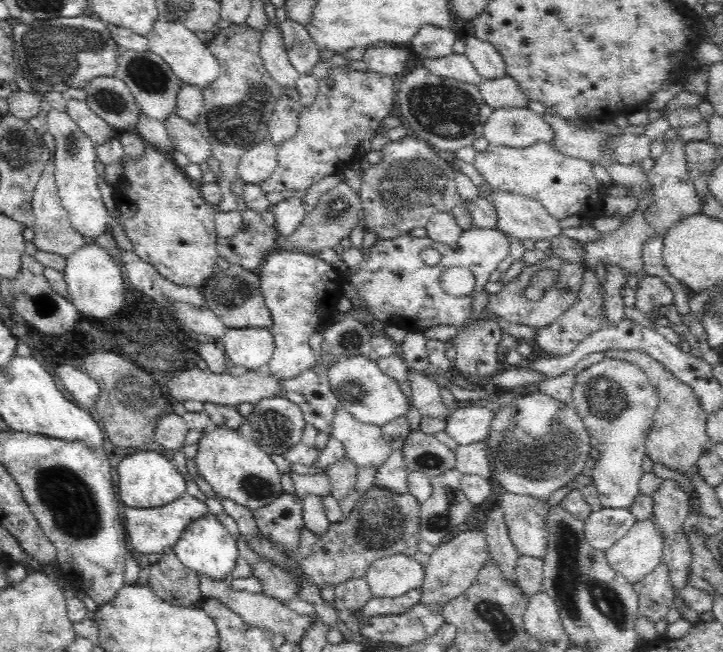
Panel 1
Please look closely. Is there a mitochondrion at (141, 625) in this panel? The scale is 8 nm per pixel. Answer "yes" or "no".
no

